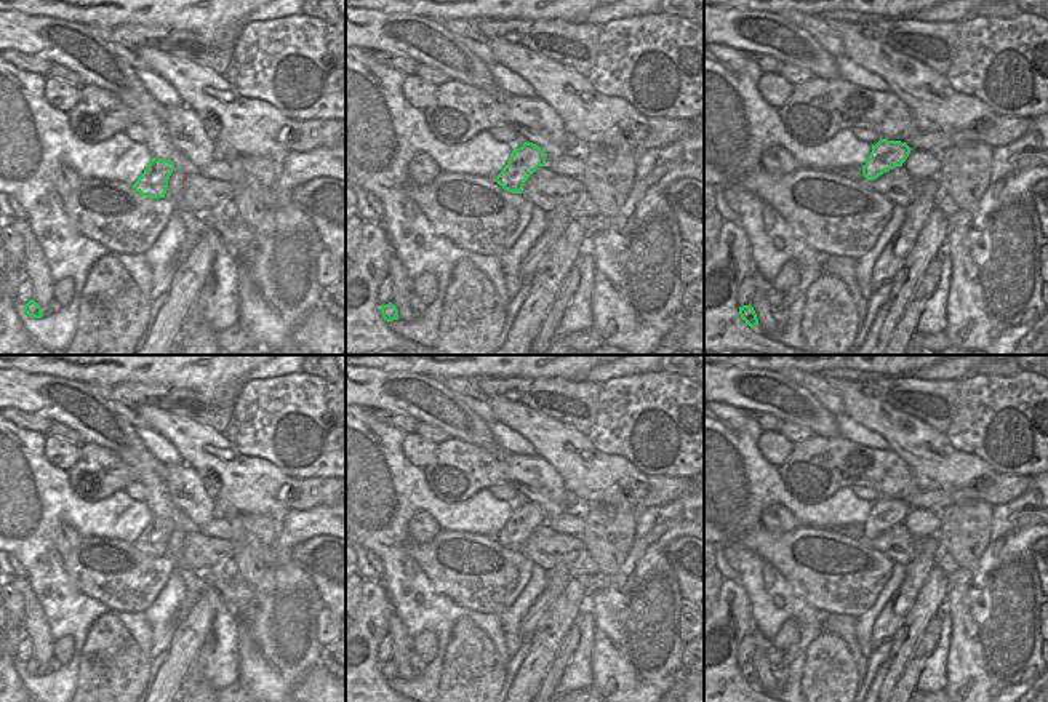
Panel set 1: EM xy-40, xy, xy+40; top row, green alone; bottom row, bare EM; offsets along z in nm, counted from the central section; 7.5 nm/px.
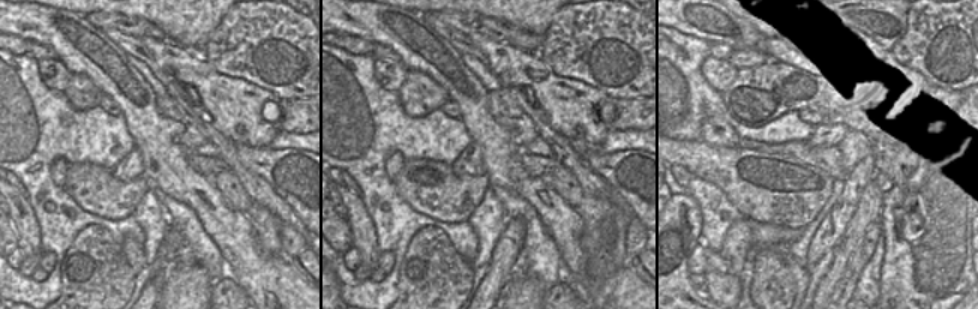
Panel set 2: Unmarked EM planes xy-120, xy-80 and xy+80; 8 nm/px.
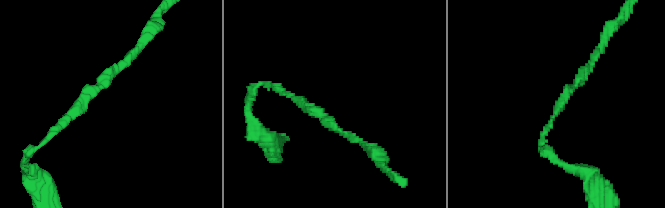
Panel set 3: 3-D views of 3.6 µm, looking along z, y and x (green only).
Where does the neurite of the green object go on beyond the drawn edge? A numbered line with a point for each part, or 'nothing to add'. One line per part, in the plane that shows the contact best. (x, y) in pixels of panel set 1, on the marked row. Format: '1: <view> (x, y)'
nothing to add

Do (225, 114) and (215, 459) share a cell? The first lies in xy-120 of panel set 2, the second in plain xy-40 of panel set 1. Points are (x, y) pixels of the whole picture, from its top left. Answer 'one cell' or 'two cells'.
one cell

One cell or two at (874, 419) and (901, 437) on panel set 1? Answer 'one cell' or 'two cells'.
one cell

